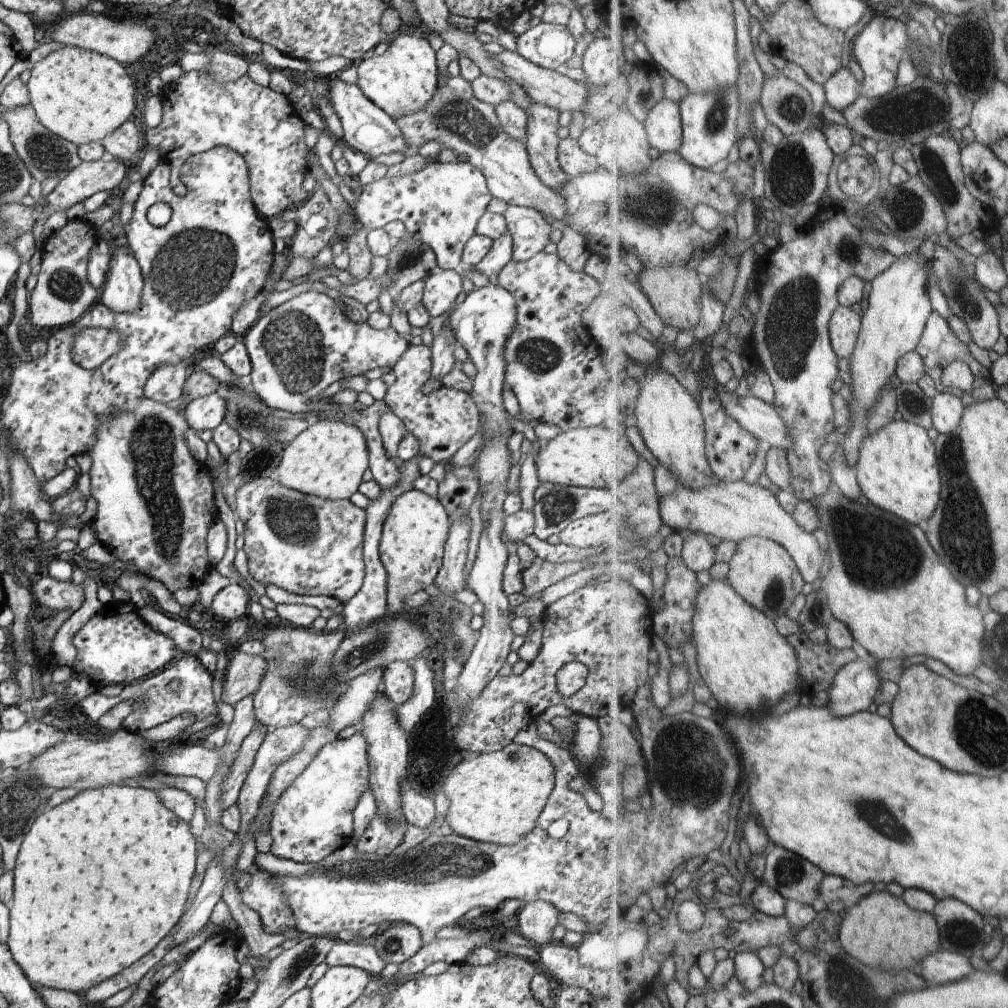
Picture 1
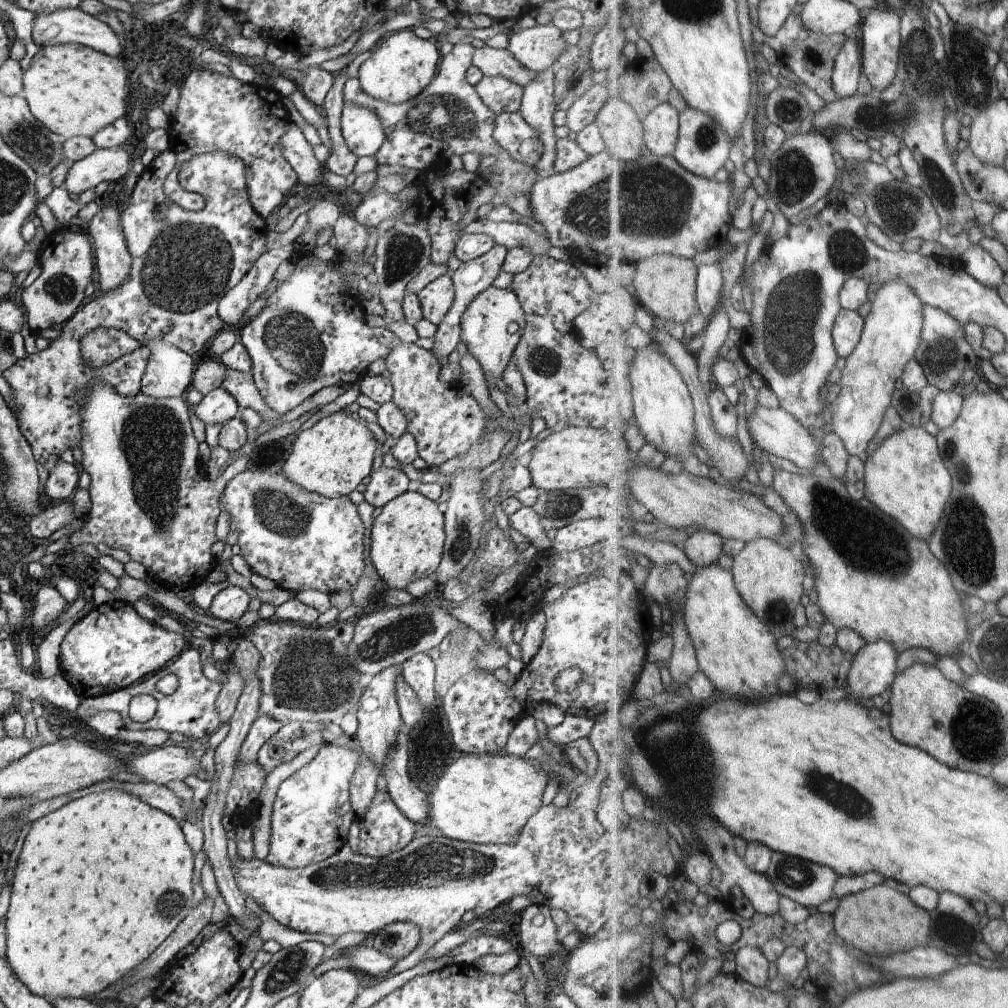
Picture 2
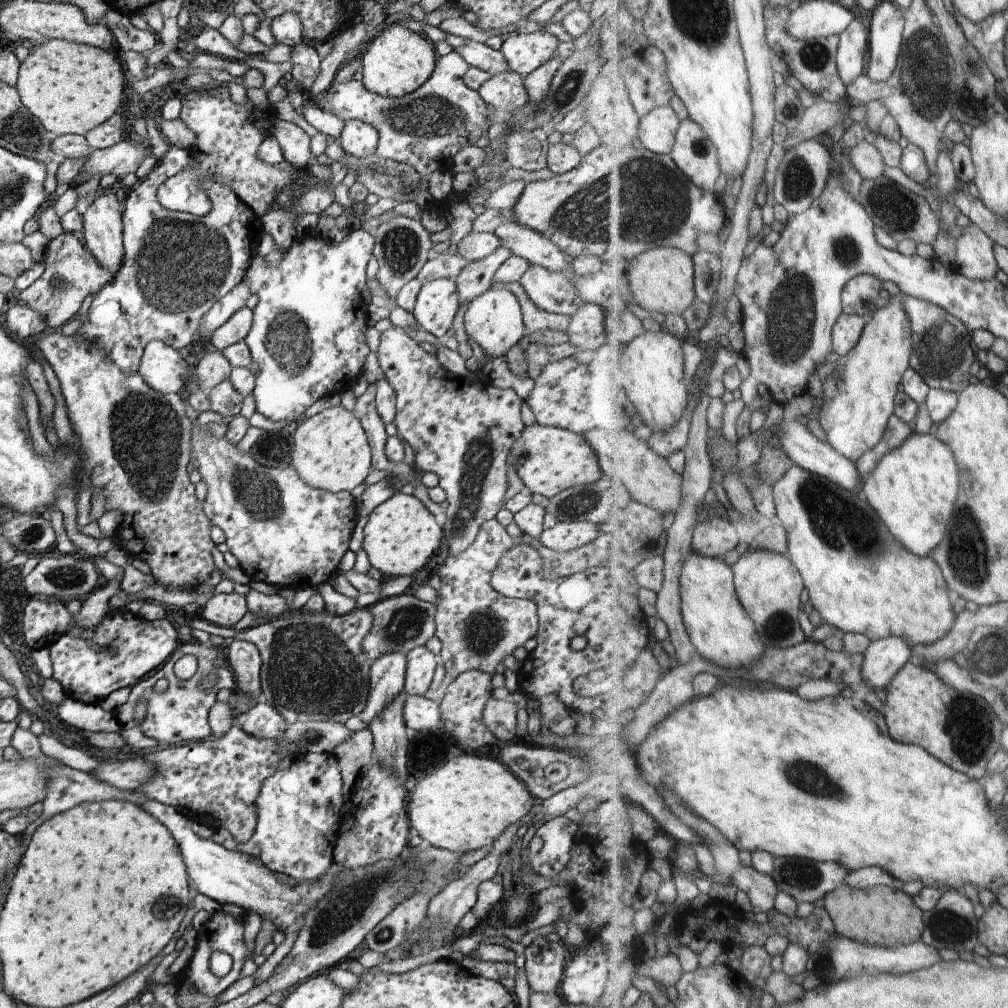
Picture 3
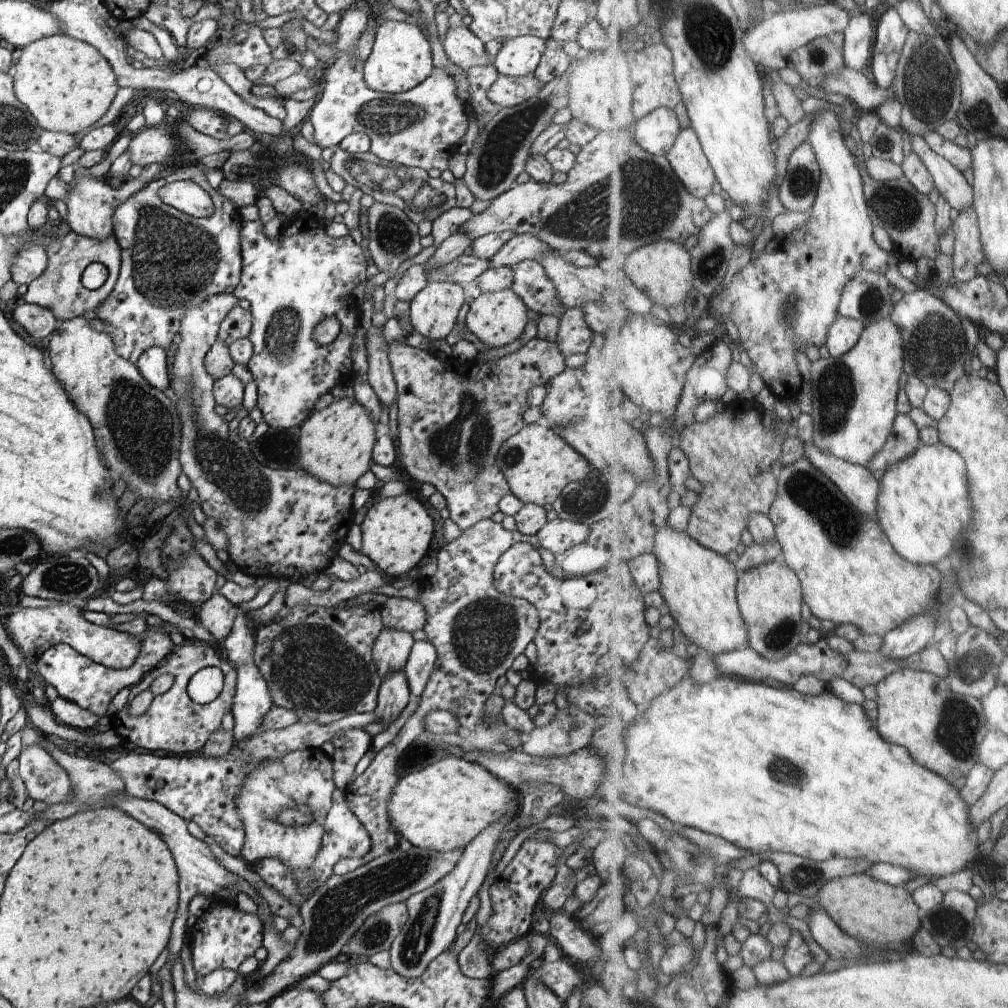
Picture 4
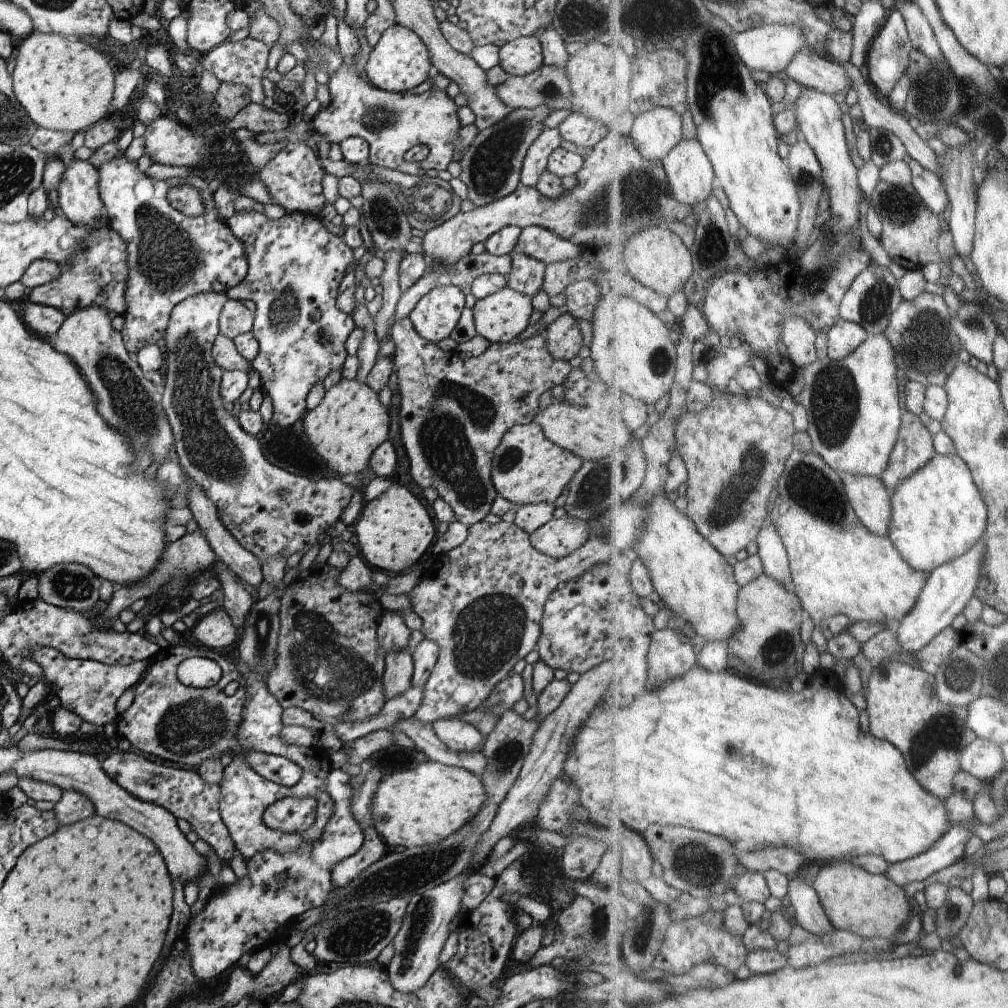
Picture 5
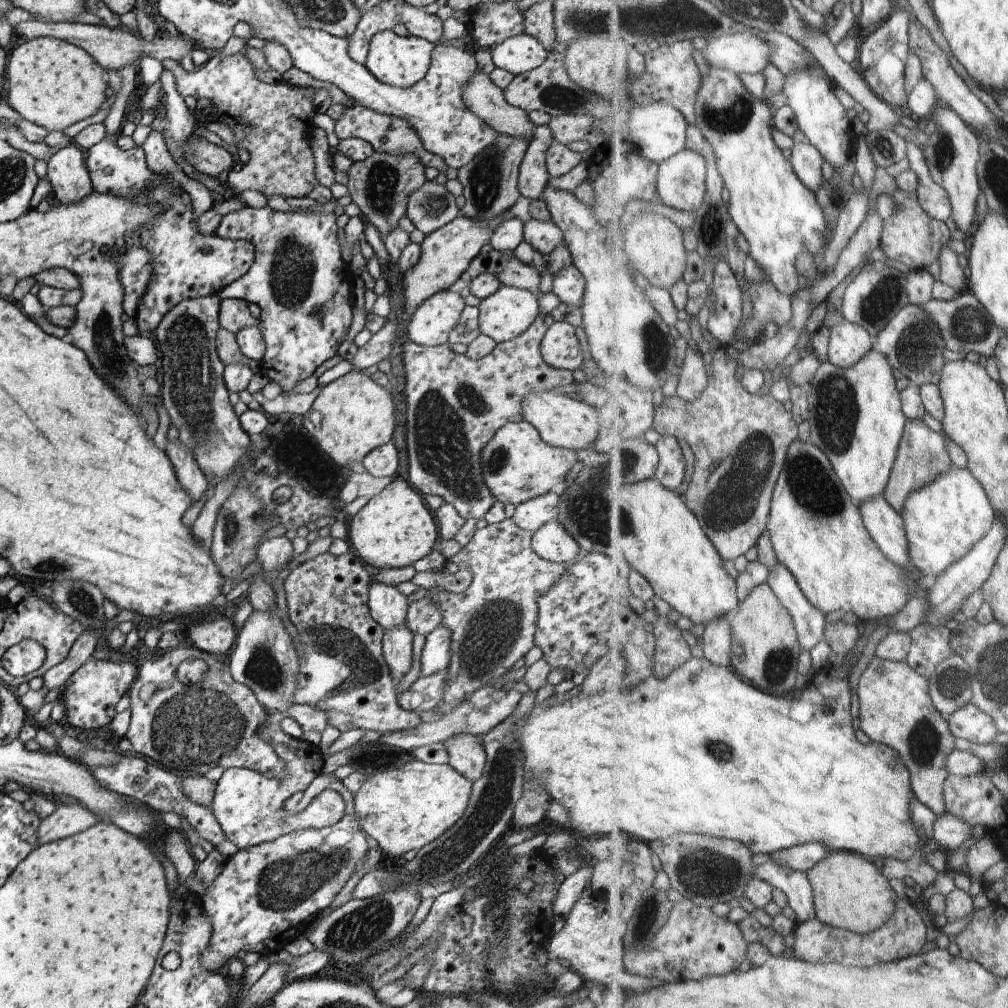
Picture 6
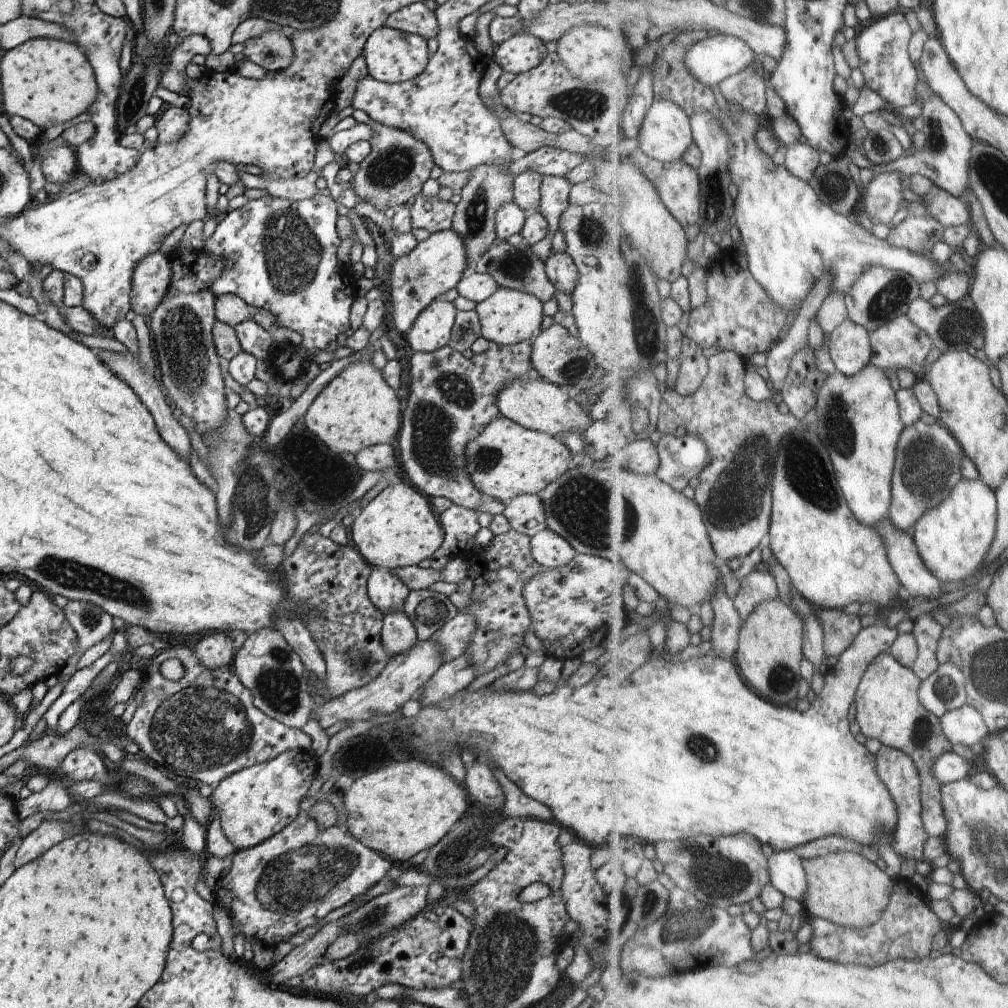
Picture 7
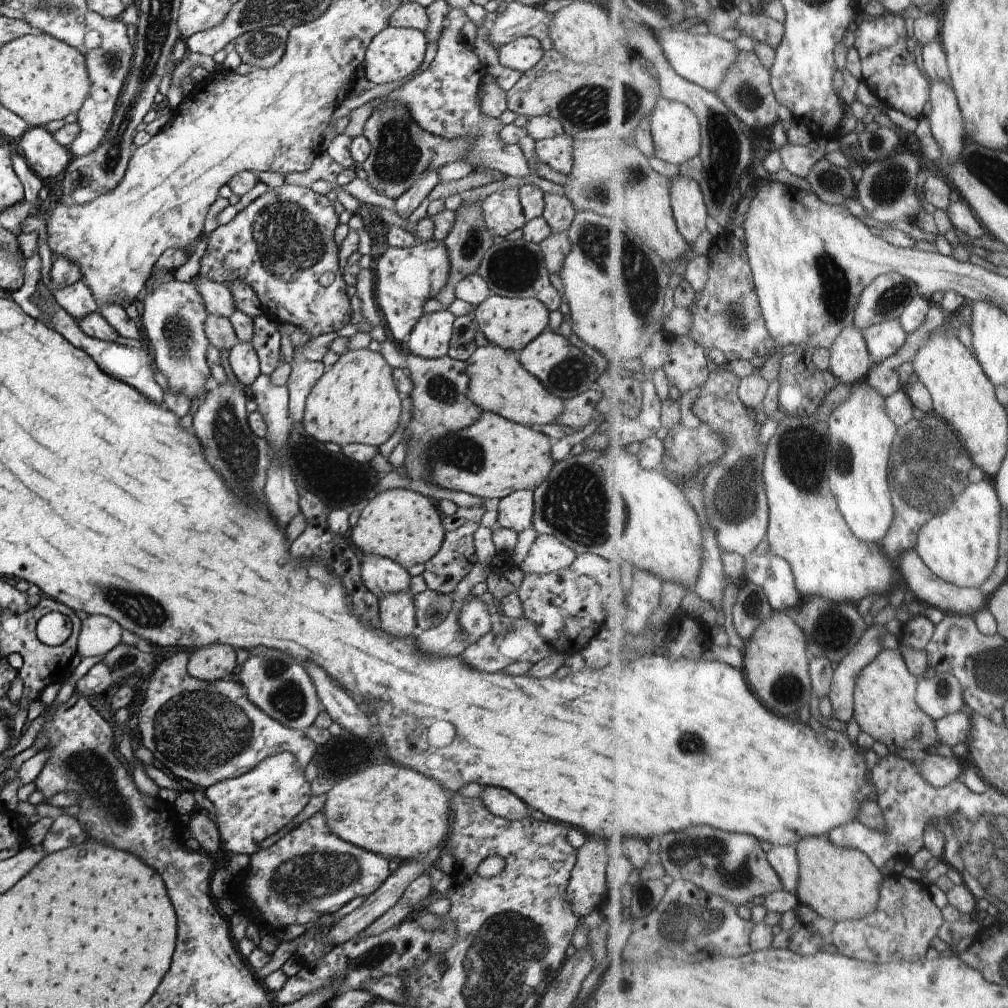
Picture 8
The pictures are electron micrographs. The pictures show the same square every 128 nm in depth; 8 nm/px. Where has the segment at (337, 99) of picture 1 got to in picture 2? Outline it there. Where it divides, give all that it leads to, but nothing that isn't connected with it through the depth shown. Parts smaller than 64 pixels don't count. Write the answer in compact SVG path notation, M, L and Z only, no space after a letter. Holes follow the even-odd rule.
M343 104L341 130L348 148L359 157L375 155L385 141L385 128L374 109Z

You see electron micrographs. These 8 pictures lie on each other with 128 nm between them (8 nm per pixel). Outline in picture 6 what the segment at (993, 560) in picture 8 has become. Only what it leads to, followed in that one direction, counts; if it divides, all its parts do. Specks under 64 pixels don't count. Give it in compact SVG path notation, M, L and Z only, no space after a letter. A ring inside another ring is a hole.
M955 464L936 482L911 494L904 506L910 556L924 575L947 573L962 558L969 556L988 537L999 521L999 511L992 503L991 495L970 468Z

